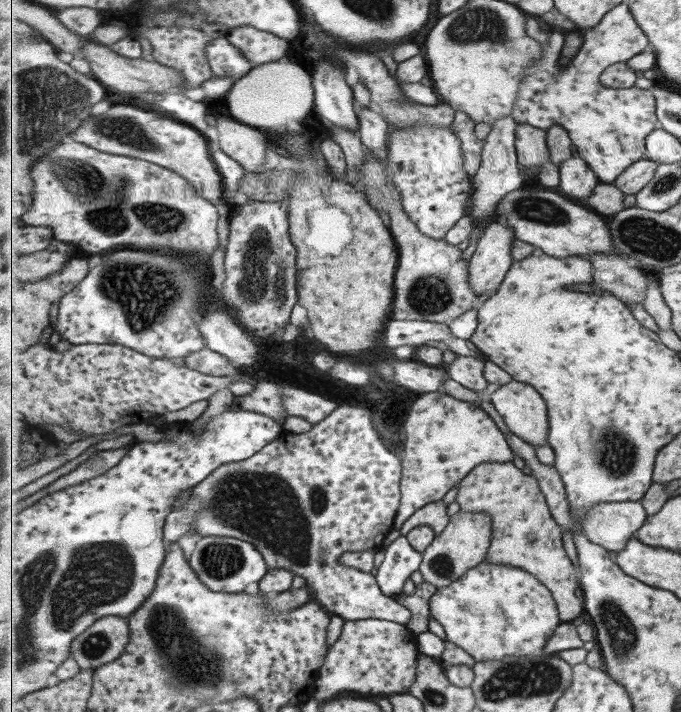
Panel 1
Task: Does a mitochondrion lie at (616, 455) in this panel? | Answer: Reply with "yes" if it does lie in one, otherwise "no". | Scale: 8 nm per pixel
yes

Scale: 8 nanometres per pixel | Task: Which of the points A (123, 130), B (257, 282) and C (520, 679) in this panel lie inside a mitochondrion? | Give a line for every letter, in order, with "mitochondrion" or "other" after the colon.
A: mitochondrion
B: mitochondrion
C: mitochondrion

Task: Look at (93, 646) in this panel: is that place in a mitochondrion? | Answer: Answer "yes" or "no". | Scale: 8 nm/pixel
yes

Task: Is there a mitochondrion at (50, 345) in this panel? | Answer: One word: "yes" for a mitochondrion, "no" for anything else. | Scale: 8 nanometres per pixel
no

